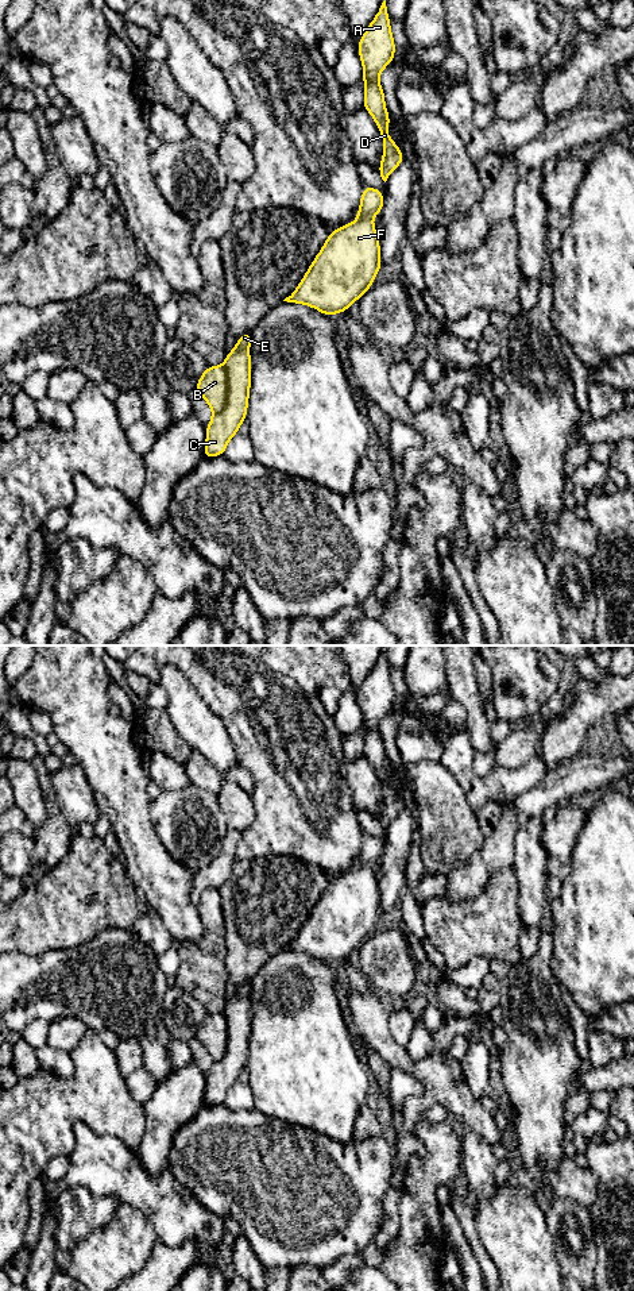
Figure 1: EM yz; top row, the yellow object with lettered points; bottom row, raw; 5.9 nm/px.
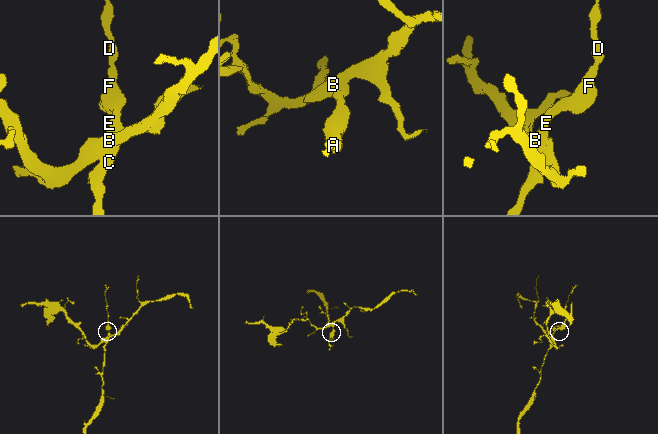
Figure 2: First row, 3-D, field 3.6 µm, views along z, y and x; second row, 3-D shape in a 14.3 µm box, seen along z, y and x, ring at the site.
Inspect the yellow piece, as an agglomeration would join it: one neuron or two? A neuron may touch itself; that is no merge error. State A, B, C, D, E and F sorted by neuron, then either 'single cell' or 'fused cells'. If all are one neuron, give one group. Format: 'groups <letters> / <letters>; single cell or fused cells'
groups A C D E F / B; fused cells

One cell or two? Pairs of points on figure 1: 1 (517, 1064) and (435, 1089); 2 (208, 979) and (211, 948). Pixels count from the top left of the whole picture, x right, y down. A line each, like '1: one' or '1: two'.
1: two
2: one

